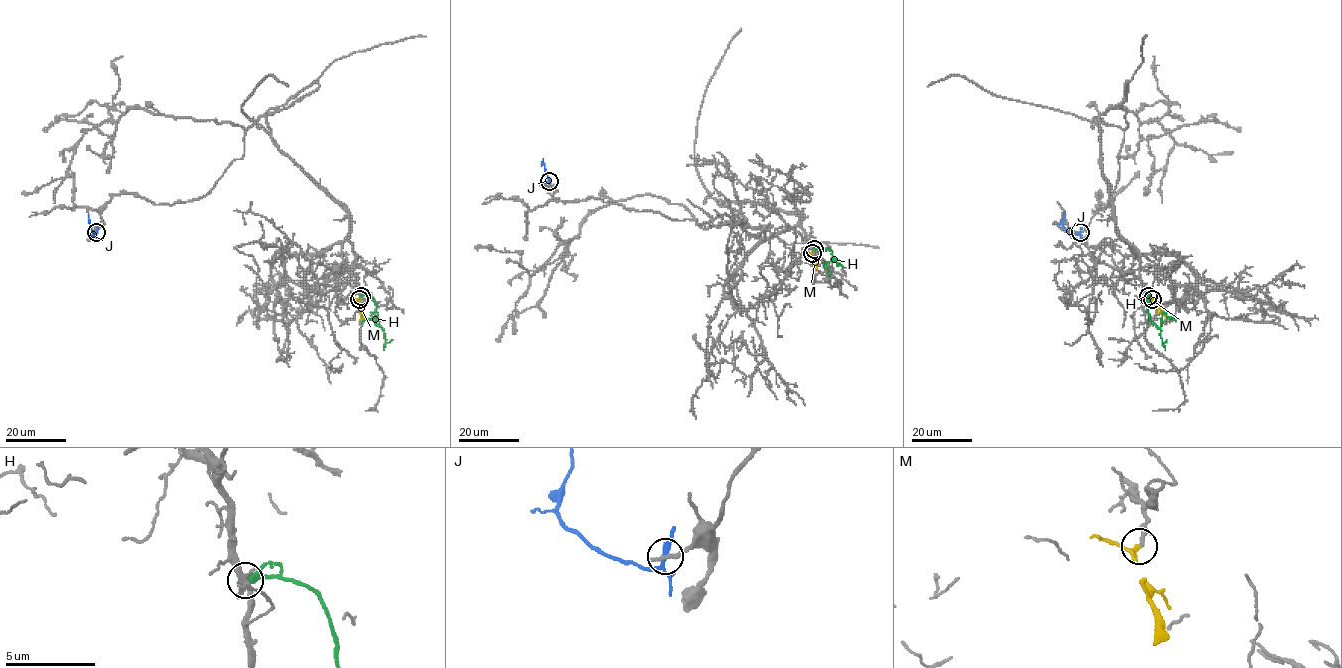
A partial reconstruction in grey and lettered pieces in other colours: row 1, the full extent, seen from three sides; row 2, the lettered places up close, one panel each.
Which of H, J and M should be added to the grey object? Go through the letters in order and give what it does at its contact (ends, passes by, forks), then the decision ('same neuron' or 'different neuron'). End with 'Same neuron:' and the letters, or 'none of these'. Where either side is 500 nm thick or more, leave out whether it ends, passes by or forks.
H: it passes by | different neuron
J: it forks | different neuron
M: it passes by | same neuron
Same neuron: M

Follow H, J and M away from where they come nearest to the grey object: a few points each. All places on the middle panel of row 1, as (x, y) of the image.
H: (813, 249), (826, 248), (832, 252), (833, 259), (824, 262), (829, 277)
J: (549, 181), (544, 164), (541, 165)
M: (812, 253), (815, 268), (812, 270)

